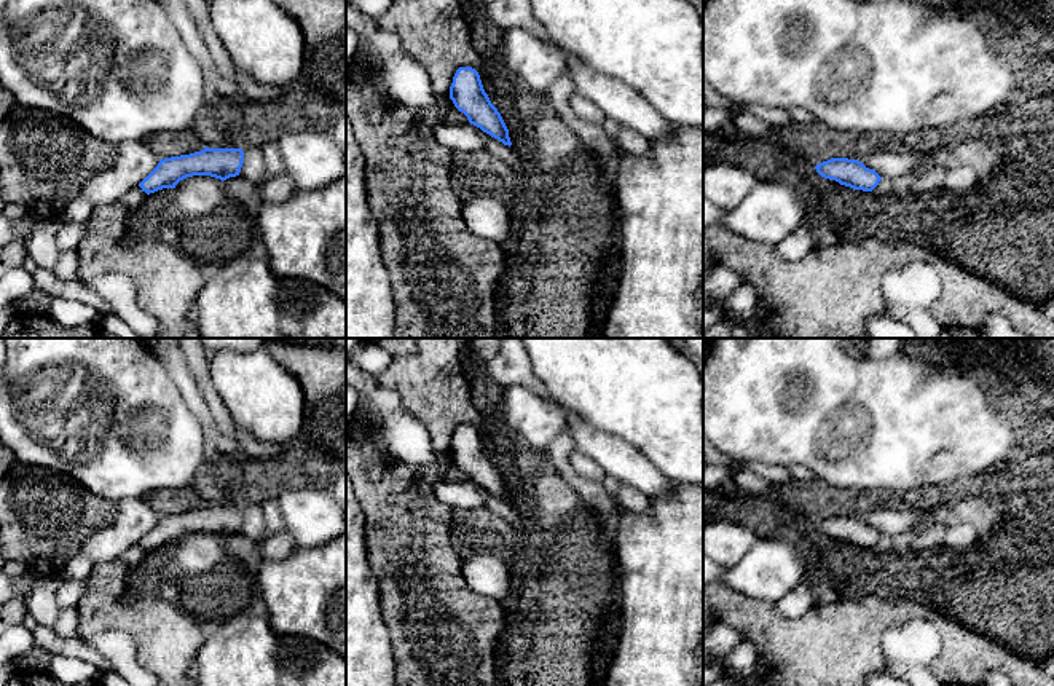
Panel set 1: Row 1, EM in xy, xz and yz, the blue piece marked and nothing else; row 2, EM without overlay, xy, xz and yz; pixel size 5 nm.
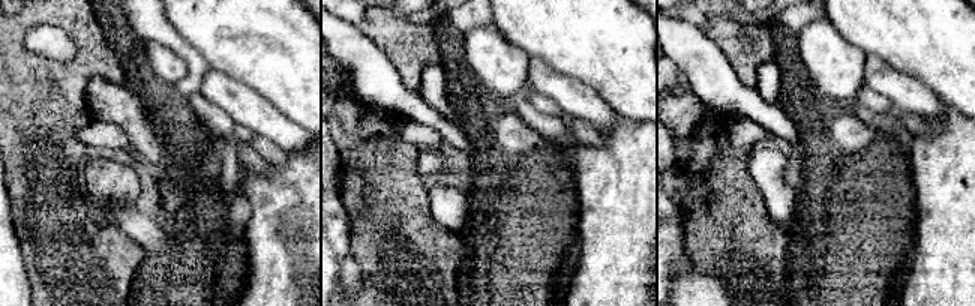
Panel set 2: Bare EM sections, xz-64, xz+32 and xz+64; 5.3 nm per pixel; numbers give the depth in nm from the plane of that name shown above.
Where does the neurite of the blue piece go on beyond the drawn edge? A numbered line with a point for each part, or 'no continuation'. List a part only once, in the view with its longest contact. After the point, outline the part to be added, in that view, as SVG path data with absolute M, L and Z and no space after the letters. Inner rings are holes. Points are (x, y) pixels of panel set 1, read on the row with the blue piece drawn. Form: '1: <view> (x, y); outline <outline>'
no continuation

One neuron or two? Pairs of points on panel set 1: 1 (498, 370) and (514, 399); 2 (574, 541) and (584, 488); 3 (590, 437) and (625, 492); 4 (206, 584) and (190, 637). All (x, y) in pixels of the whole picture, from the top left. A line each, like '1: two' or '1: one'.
1: two
2: two
3: two
4: two

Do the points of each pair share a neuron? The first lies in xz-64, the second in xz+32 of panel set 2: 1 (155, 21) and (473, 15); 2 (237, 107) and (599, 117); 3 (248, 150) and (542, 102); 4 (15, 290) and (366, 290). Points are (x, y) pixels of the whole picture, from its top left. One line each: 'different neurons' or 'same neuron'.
1: same neuron
2: same neuron
3: same neuron
4: different neurons

